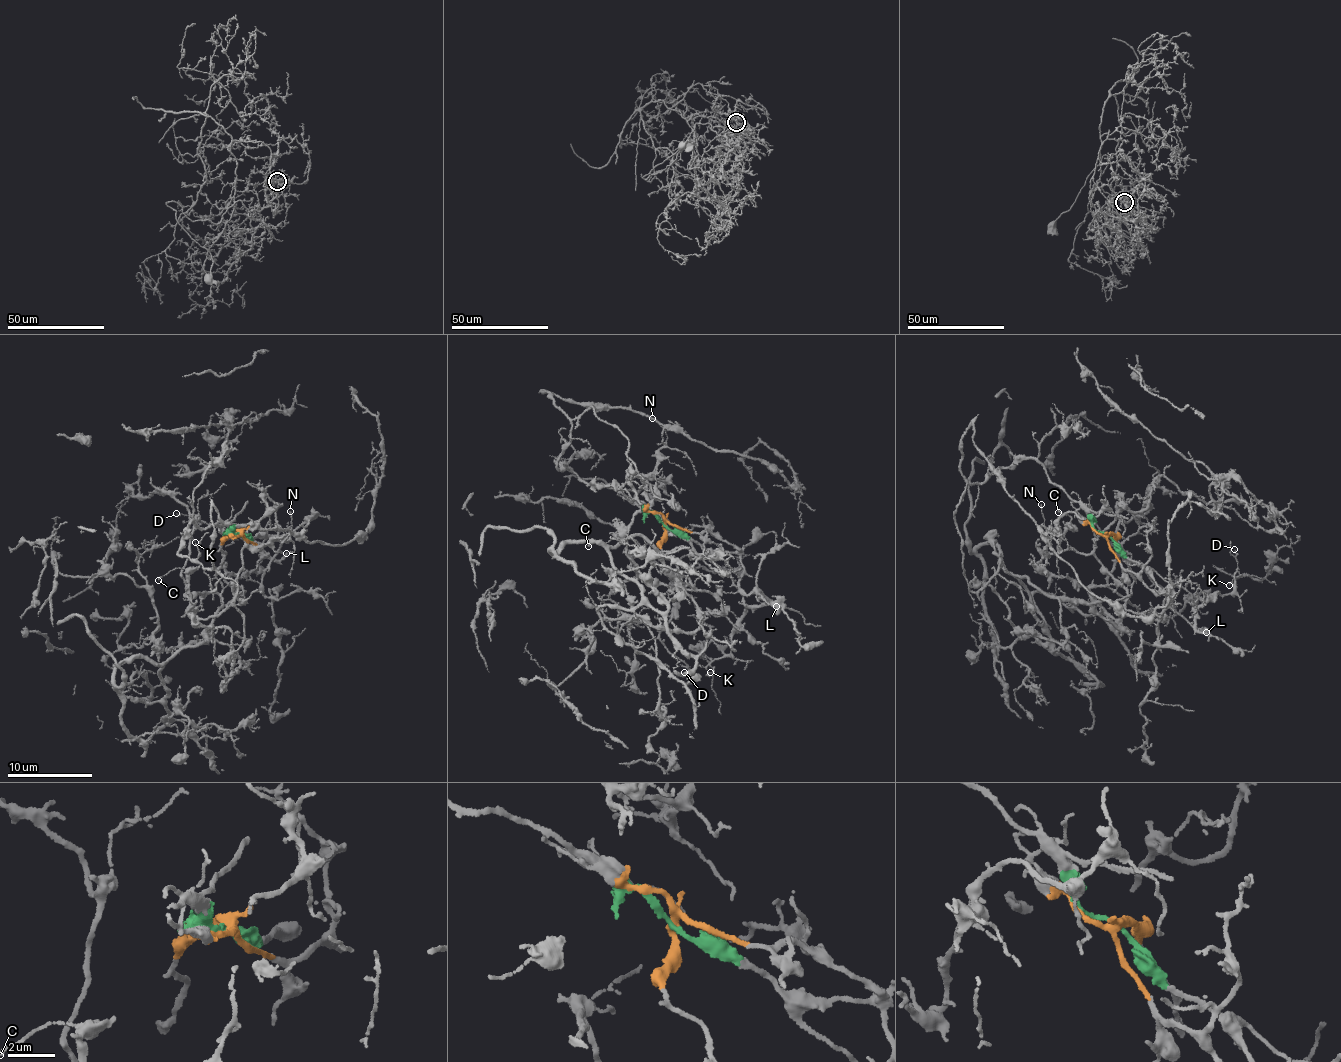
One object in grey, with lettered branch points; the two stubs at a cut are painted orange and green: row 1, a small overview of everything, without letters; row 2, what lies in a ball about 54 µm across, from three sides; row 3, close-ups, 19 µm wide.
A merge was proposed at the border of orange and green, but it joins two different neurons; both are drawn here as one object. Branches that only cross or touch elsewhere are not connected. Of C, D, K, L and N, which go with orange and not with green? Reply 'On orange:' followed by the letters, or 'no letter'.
On orange: C, N

